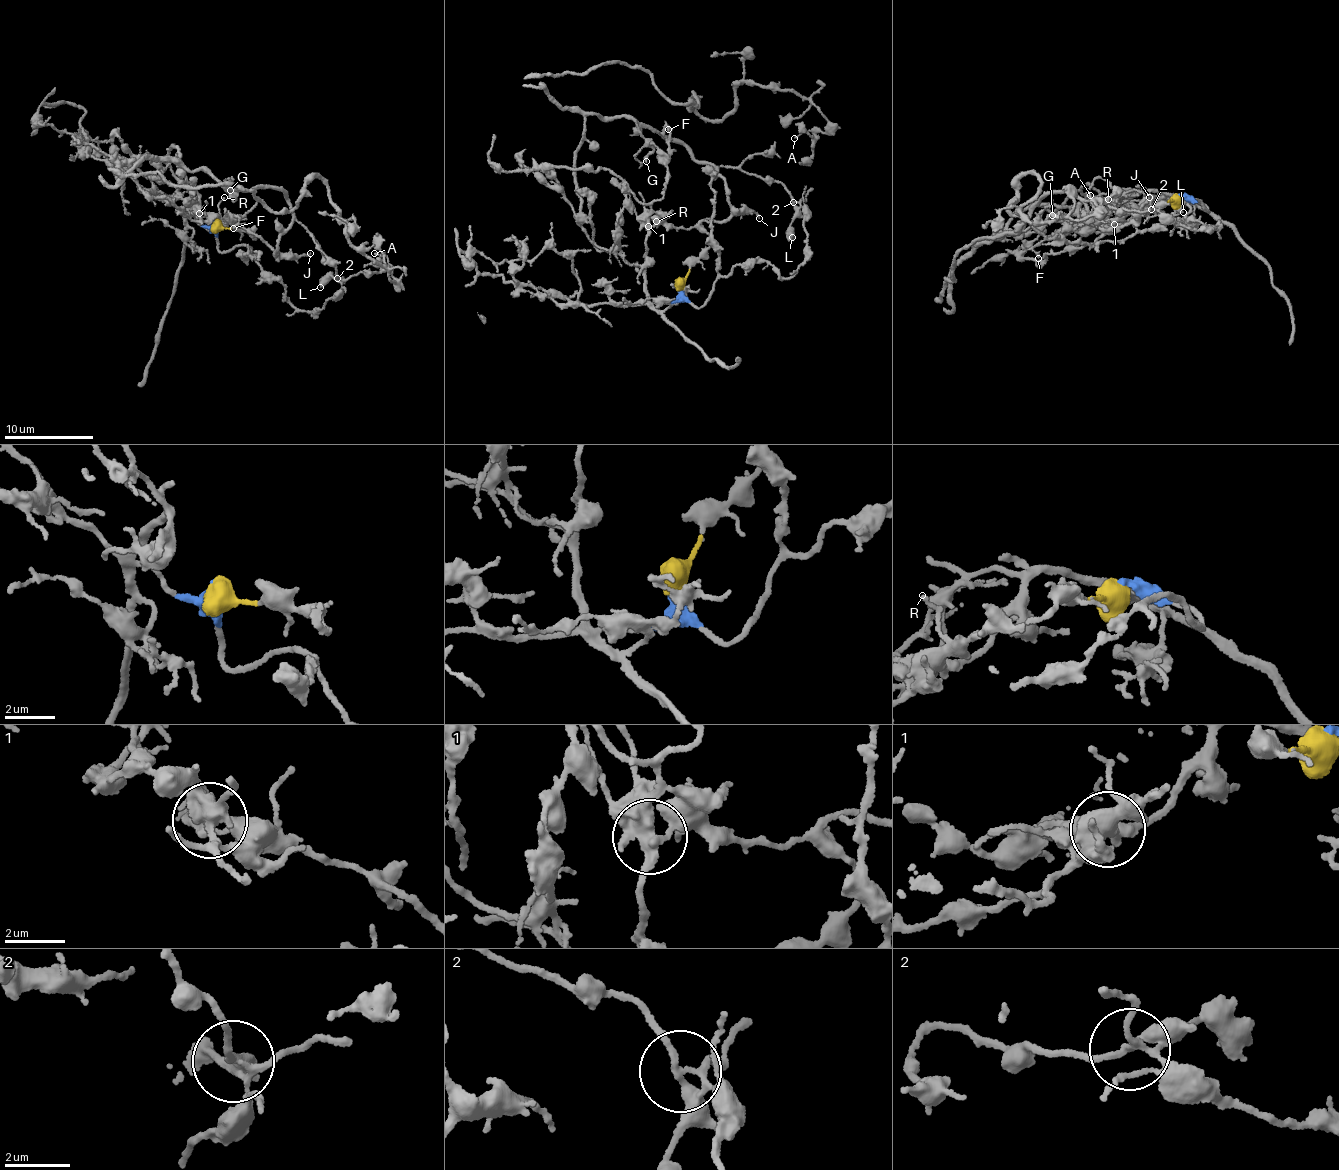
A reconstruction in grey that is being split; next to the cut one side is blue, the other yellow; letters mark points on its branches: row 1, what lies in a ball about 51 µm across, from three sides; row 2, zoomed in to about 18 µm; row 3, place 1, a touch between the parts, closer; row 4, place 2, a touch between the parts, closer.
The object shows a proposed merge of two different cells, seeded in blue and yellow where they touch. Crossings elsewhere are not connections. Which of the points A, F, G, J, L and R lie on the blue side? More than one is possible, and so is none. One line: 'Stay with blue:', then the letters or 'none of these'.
Stay with blue: F

